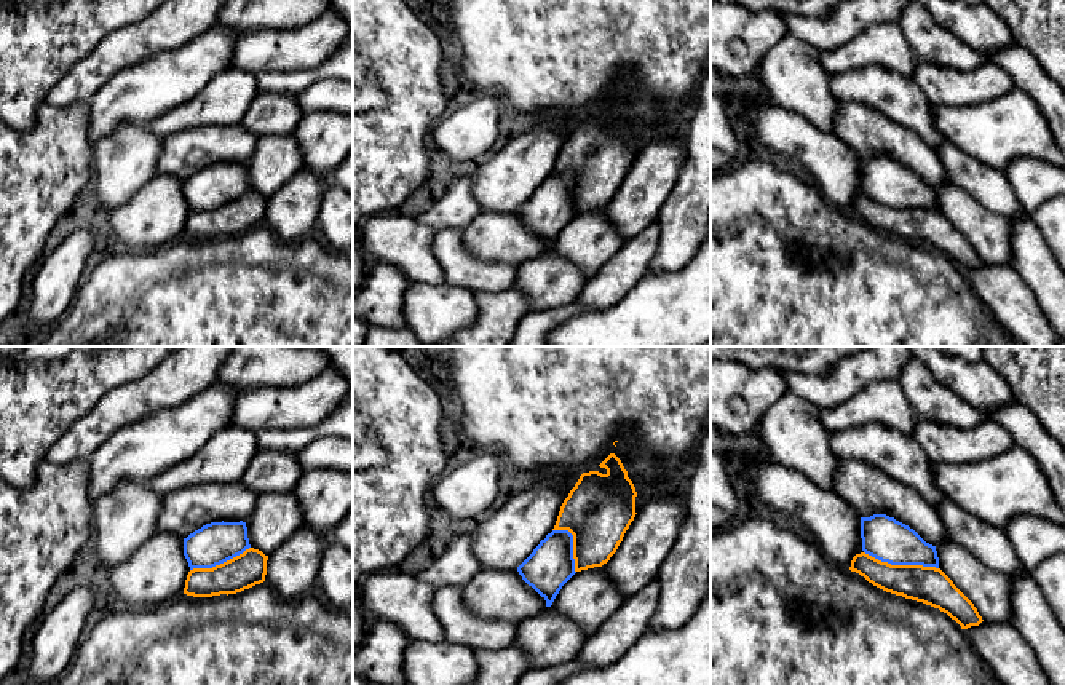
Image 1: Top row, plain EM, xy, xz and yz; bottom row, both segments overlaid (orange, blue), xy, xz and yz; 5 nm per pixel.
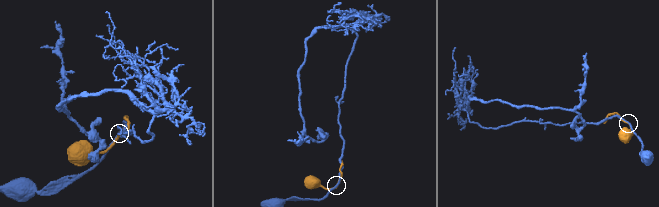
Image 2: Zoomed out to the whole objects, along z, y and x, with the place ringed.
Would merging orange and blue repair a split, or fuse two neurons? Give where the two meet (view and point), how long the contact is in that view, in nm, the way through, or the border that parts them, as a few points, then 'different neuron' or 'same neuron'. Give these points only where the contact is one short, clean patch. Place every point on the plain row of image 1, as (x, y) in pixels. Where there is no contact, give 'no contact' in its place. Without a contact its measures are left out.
meets orange in yz at (901, 208); contact 380 nm long; different neuron

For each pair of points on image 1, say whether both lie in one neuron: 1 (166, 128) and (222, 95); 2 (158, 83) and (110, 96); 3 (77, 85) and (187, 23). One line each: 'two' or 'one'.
1: one
2: one
3: one

